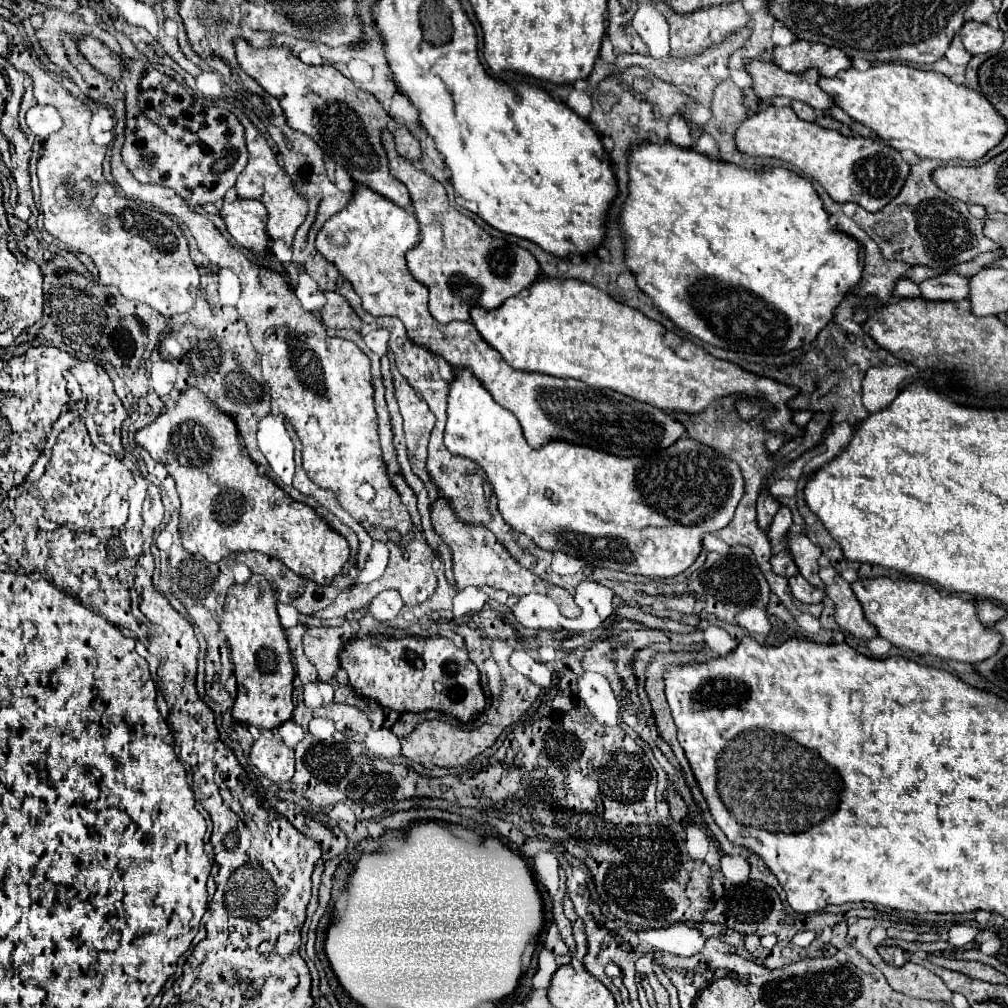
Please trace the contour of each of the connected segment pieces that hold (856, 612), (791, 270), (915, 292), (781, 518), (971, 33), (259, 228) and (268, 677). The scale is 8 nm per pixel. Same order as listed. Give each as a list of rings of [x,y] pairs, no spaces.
[[[822,567],[820,579],[826,585],[826,593],[836,603],[836,623],[856,637],[862,639],[876,637],[878,631],[866,621],[862,605],[858,603],[854,591],[850,589],[850,583],[844,581],[834,567]]]
[[[642,143],[634,147],[630,153],[628,169],[630,169],[630,183],[628,183],[630,195],[620,215],[622,231],[626,237],[626,265],[634,273],[638,287],[654,301],[654,305],[666,317],[670,317],[680,329],[702,339],[704,343],[710,343],[722,349],[740,351],[740,353],[764,353],[764,355],[782,355],[792,349],[798,349],[804,343],[810,343],[816,339],[822,327],[826,327],[826,323],[834,317],[838,303],[862,277],[862,263],[858,271],[860,243],[848,237],[846,233],[836,231],[830,225],[830,217],[826,215],[822,201],[816,189],[812,187],[812,183],[788,169],[776,167],[772,171],[750,171],[732,163],[704,157],[692,149],[680,149],[672,143],[664,143],[664,145]]]
[[[900,279],[896,289],[894,289],[894,297],[898,299],[912,299],[912,297],[920,297],[920,289],[914,281],[910,279]]]
[[[784,505],[784,507],[780,507],[780,511],[774,515],[774,521],[772,521],[770,529],[768,529],[770,541],[772,541],[772,543],[784,543],[790,525],[792,525],[792,513],[790,513],[790,509]]]
[[[976,21],[964,23],[964,27],[960,29],[960,37],[962,37],[964,49],[970,55],[982,55],[982,53],[994,51],[1004,41],[1004,33],[1000,29],[994,29],[986,23],[976,23]]]
[[[254,199],[224,201],[220,209],[230,235],[252,253],[266,257],[270,251],[270,237],[266,235],[266,207]]]
[[[252,575],[242,585],[232,585],[226,597],[224,615],[220,623],[234,661],[234,675],[238,679],[238,695],[232,707],[232,717],[244,725],[258,729],[276,729],[292,717],[292,679],[294,665],[288,649],[286,631],[276,613],[274,589],[264,575]]]

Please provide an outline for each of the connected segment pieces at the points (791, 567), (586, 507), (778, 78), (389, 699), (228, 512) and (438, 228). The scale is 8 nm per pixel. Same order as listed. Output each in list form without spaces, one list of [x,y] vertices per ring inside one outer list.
[[[786,549],[776,553],[776,555],[772,555],[772,571],[782,575],[782,577],[786,577],[786,579],[798,575],[798,567],[796,567],[792,555]]]
[[[456,369],[456,379],[450,383],[450,393],[448,393],[448,423],[446,423],[446,429],[444,429],[444,445],[448,447],[450,453],[454,455],[460,455],[460,457],[468,457],[472,461],[476,461],[488,475],[496,495],[498,495],[498,509],[502,513],[502,517],[506,519],[506,523],[532,537],[534,543],[542,549],[548,549],[548,551],[564,551],[588,565],[594,565],[594,567],[606,567],[606,569],[616,569],[616,571],[624,571],[624,573],[634,573],[634,575],[648,575],[648,577],[660,577],[660,579],[668,579],[668,577],[676,577],[680,575],[682,571],[686,571],[694,561],[696,557],[700,555],[702,551],[702,539],[704,535],[708,533],[714,533],[718,529],[724,529],[732,517],[734,517],[734,511],[744,495],[744,477],[742,477],[742,471],[738,467],[738,463],[732,463],[732,459],[724,457],[724,455],[718,455],[712,447],[706,447],[694,439],[678,439],[672,447],[660,451],[660,453],[654,453],[650,457],[630,457],[630,459],[624,459],[624,457],[616,457],[616,455],[608,455],[604,451],[598,451],[598,449],[590,449],[590,447],[582,447],[582,445],[570,445],[566,441],[554,441],[550,445],[546,445],[542,451],[536,451],[532,449],[526,439],[524,439],[524,433],[522,433],[522,427],[518,423],[518,419],[504,407],[500,407],[492,395],[480,385],[480,381],[468,371],[468,369]]]
[[[752,61],[746,69],[754,79],[752,87],[760,99],[782,95],[788,99],[804,101],[818,111],[828,111],[836,105],[834,99],[830,99],[830,95],[826,95],[826,91],[818,87],[818,79],[822,75],[816,69],[808,69],[804,73],[788,73],[774,63],[762,61]]]
[[[372,635],[350,641],[344,651],[340,653],[340,665],[346,669],[348,673],[348,681],[352,685],[352,689],[362,695],[362,697],[370,697],[374,701],[378,701],[382,707],[394,709],[394,711],[412,711],[412,713],[420,713],[420,711],[428,711],[428,709],[436,709],[436,711],[444,711],[454,715],[460,721],[472,721],[478,713],[484,711],[486,705],[486,697],[482,693],[480,687],[480,673],[476,669],[476,665],[470,661],[466,649],[458,649],[450,639],[434,635],[434,637],[382,637],[382,639],[374,639]]]
[[[196,387],[186,389],[186,391],[180,395],[178,403],[176,403],[172,409],[166,409],[156,421],[158,421],[158,423],[150,423],[148,427],[144,427],[144,429],[140,429],[140,431],[136,433],[136,443],[142,445],[142,441],[144,441],[144,449],[146,449],[148,453],[150,453],[150,449],[154,449],[154,457],[152,457],[152,459],[158,461],[158,463],[162,461],[162,465],[166,467],[166,471],[168,471],[168,473],[174,477],[174,481],[176,481],[176,489],[178,489],[178,495],[180,495],[180,501],[182,501],[182,507],[180,507],[180,537],[182,537],[182,545],[184,545],[184,549],[186,549],[188,553],[202,553],[210,563],[218,563],[220,559],[224,559],[224,557],[228,557],[230,553],[236,553],[236,551],[260,551],[260,553],[278,557],[278,559],[280,559],[286,567],[290,567],[296,575],[304,575],[304,577],[316,581],[318,585],[328,585],[328,583],[342,571],[342,567],[344,567],[344,563],[348,561],[348,555],[350,555],[348,541],[346,541],[342,535],[338,535],[334,529],[330,529],[330,525],[326,523],[326,519],[318,517],[318,513],[316,513],[310,505],[294,501],[294,499],[292,499],[284,489],[280,489],[268,475],[258,473],[258,467],[256,467],[256,463],[250,459],[250,455],[248,455],[248,451],[246,451],[246,445],[244,445],[244,439],[238,435],[238,429],[236,429],[232,417],[226,415],[226,413],[222,413],[202,391],[198,391]]]
[[[390,131],[382,133],[382,143],[390,159],[390,173],[408,187],[414,203],[422,241],[408,251],[406,261],[410,273],[430,289],[430,313],[438,323],[470,321],[472,307],[492,311],[540,277],[538,261],[530,255],[530,251],[514,243],[506,243],[504,239],[492,239],[470,217],[460,215],[454,207],[450,207],[442,183],[400,157]]]

